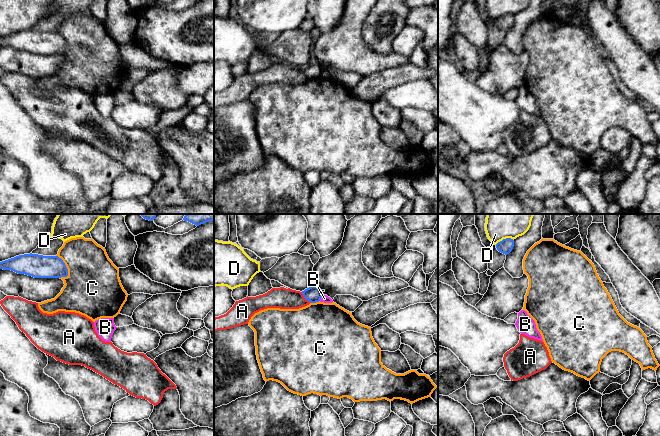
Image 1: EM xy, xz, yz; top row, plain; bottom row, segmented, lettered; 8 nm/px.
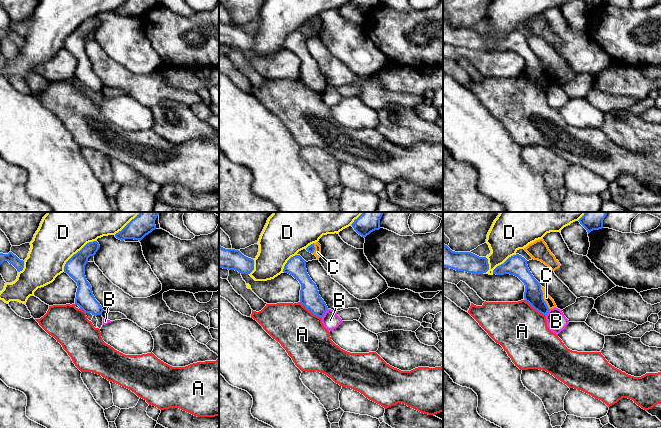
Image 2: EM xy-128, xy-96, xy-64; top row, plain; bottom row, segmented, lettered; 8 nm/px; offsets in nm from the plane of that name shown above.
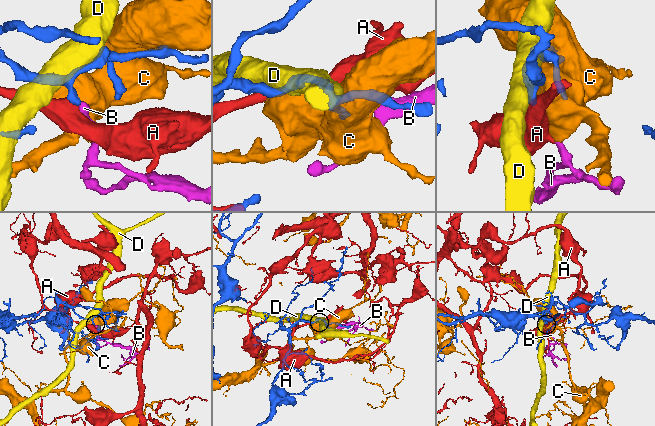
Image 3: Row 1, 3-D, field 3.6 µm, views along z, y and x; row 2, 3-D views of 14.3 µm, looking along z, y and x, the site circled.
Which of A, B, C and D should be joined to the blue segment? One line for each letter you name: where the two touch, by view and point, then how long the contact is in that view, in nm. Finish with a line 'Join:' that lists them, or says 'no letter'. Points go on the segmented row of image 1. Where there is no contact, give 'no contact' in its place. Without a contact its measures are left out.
Join: no letter

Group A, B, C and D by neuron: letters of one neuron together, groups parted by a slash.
A / B / C / D

